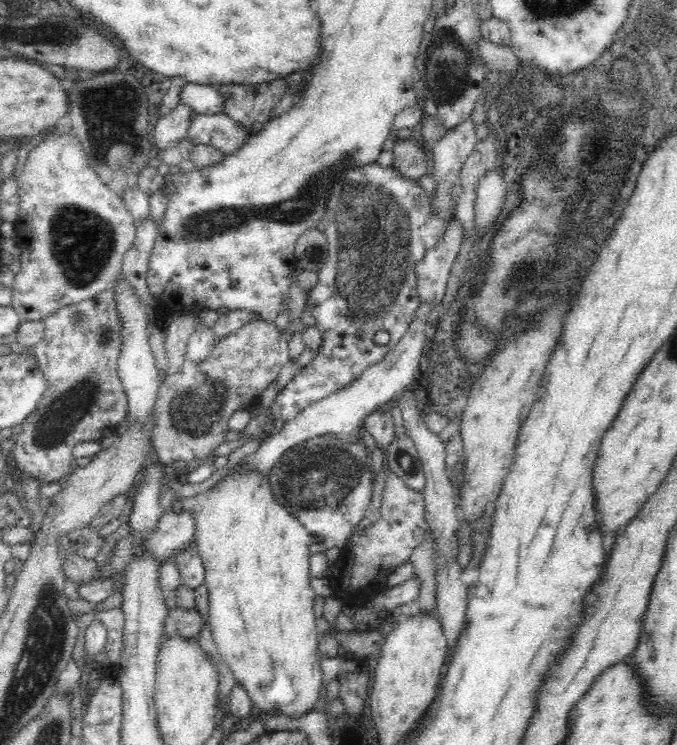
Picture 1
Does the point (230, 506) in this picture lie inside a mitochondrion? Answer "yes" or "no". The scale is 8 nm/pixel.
no

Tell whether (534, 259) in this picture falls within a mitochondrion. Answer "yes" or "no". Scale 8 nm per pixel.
yes

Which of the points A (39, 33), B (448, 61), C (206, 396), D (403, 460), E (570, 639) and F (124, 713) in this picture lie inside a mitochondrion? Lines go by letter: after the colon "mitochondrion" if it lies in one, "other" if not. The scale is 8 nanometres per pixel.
A: mitochondrion
B: mitochondrion
C: mitochondrion
D: mitochondrion
E: other
F: other

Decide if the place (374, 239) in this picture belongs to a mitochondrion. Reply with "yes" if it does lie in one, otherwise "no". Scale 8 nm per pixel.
yes

